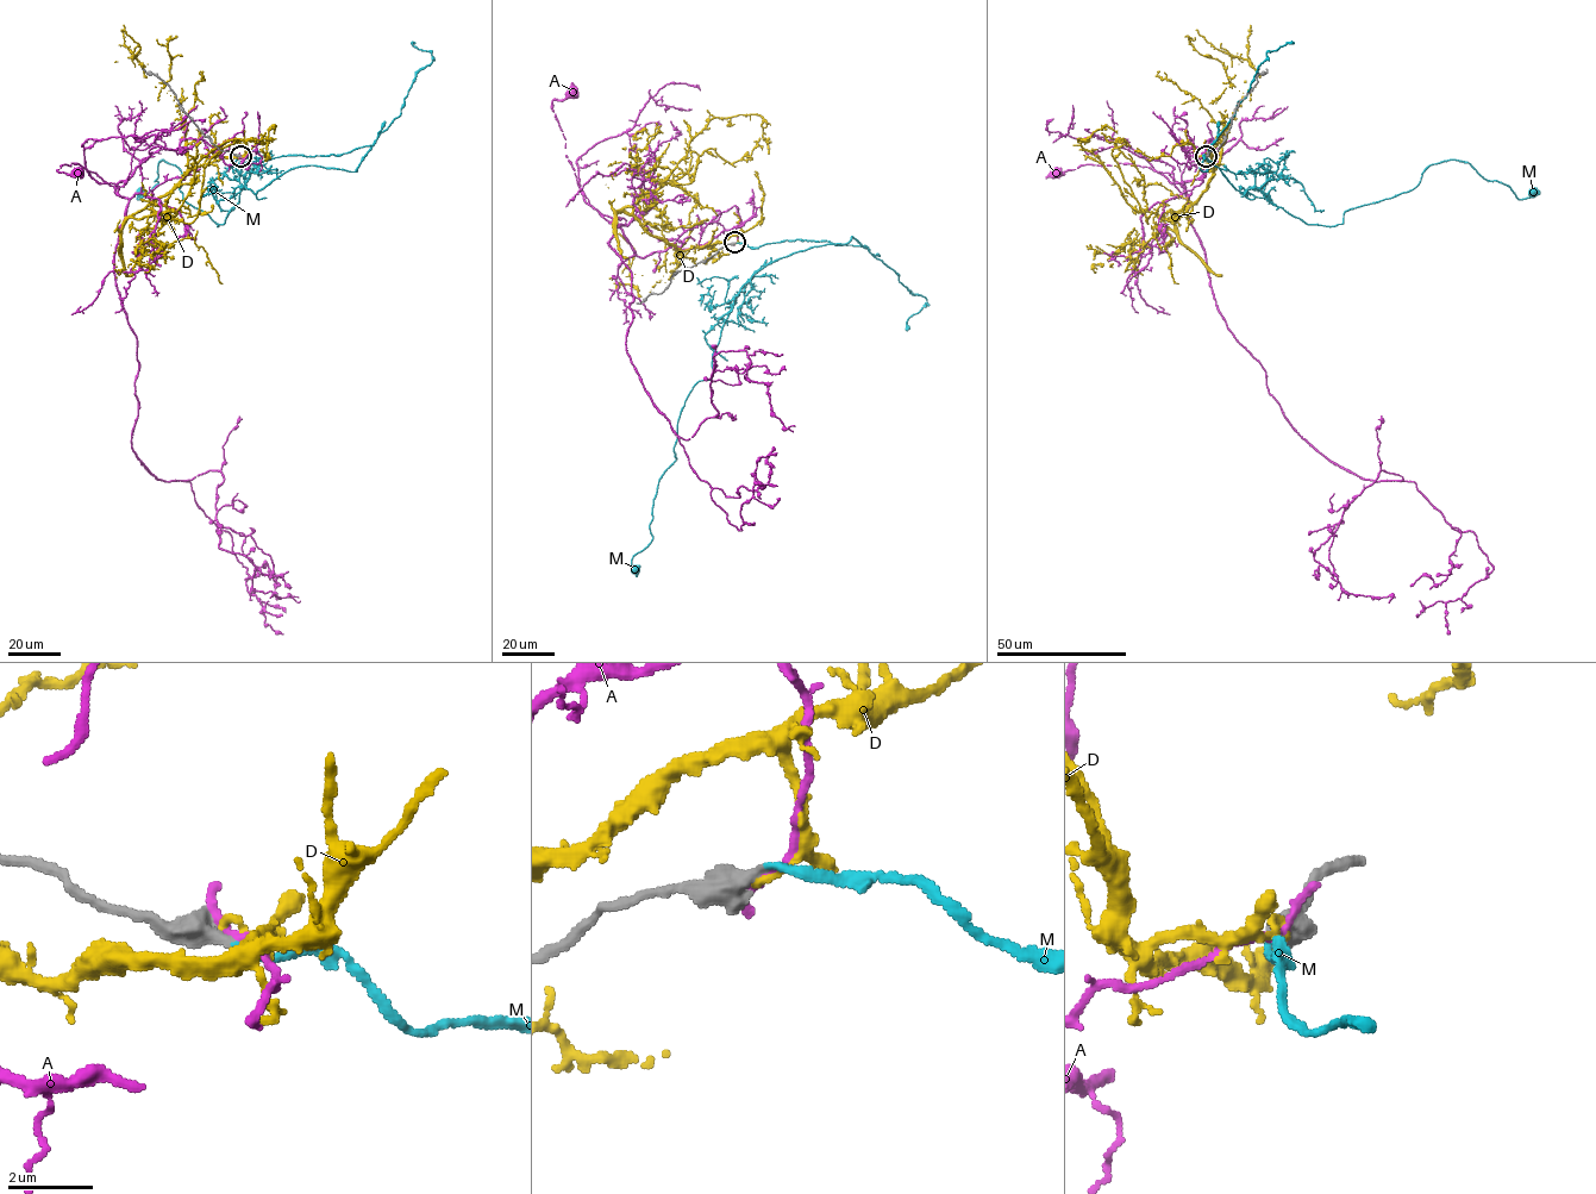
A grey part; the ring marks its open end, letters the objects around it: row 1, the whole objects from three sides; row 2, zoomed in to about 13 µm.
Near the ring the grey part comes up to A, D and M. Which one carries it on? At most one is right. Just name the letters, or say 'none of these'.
M

